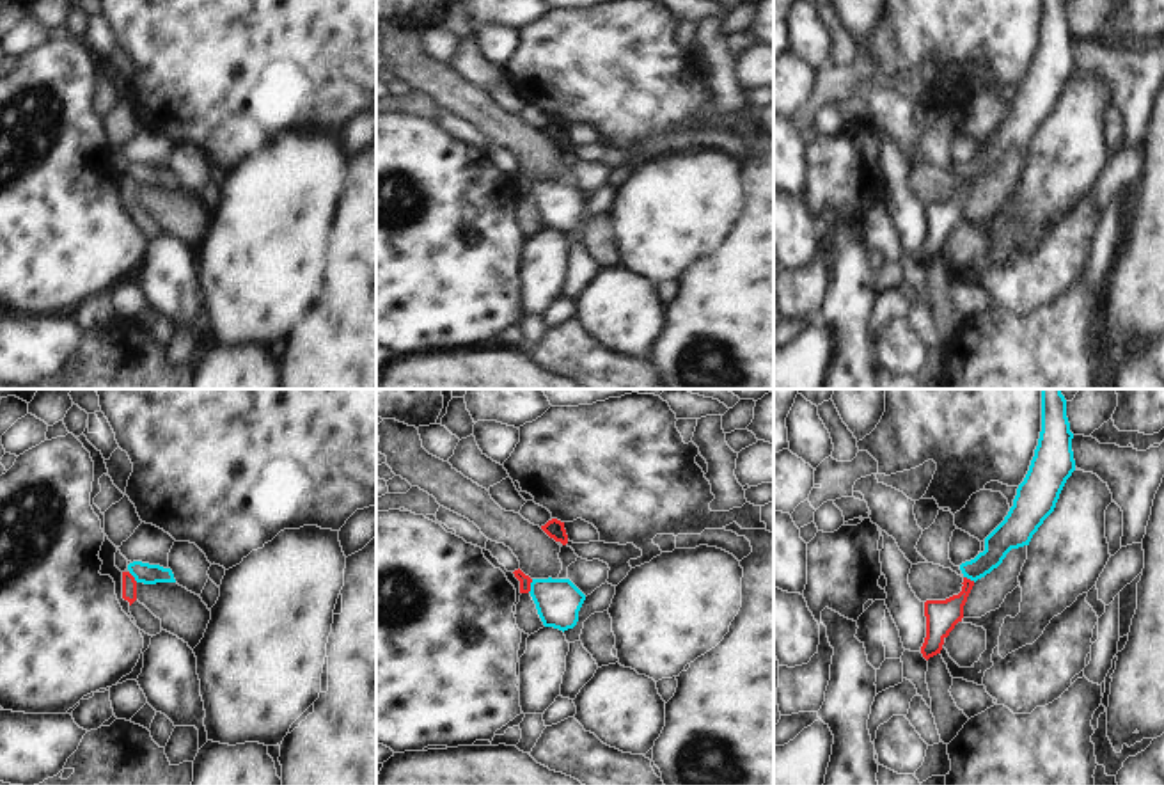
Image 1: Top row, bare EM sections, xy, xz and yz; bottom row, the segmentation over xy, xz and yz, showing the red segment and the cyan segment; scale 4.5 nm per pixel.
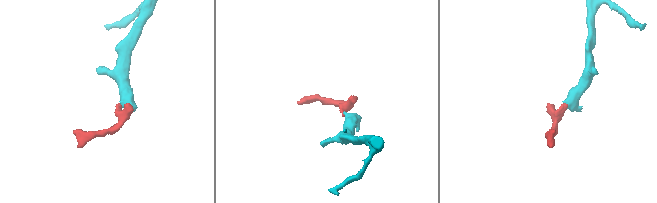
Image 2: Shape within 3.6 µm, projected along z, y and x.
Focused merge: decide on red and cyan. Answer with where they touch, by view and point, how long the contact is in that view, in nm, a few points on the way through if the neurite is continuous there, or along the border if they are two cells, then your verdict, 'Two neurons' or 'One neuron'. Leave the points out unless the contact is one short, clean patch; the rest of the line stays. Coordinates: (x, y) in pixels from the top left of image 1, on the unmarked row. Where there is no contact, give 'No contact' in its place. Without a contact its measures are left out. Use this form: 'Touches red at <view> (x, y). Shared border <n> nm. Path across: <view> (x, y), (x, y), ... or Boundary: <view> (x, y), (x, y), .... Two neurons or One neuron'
Touches red at xz (529, 189). Shared border 70 nm. Boundary: xz (533, 182), (527, 194). Two neurons

